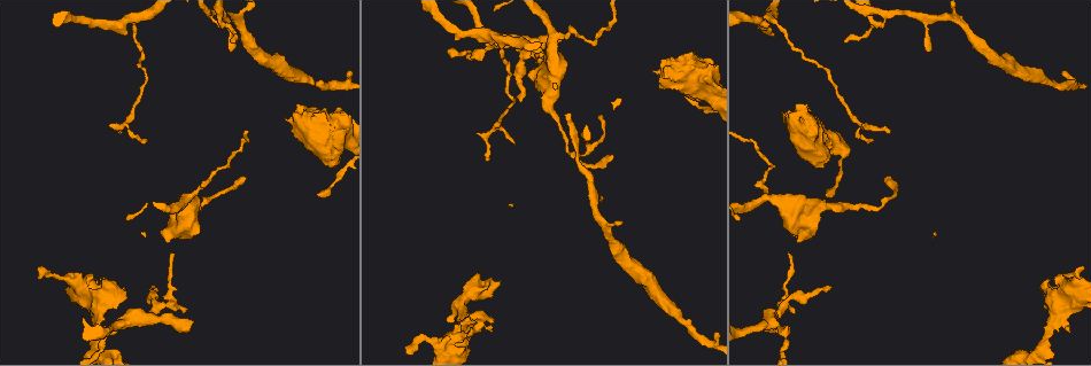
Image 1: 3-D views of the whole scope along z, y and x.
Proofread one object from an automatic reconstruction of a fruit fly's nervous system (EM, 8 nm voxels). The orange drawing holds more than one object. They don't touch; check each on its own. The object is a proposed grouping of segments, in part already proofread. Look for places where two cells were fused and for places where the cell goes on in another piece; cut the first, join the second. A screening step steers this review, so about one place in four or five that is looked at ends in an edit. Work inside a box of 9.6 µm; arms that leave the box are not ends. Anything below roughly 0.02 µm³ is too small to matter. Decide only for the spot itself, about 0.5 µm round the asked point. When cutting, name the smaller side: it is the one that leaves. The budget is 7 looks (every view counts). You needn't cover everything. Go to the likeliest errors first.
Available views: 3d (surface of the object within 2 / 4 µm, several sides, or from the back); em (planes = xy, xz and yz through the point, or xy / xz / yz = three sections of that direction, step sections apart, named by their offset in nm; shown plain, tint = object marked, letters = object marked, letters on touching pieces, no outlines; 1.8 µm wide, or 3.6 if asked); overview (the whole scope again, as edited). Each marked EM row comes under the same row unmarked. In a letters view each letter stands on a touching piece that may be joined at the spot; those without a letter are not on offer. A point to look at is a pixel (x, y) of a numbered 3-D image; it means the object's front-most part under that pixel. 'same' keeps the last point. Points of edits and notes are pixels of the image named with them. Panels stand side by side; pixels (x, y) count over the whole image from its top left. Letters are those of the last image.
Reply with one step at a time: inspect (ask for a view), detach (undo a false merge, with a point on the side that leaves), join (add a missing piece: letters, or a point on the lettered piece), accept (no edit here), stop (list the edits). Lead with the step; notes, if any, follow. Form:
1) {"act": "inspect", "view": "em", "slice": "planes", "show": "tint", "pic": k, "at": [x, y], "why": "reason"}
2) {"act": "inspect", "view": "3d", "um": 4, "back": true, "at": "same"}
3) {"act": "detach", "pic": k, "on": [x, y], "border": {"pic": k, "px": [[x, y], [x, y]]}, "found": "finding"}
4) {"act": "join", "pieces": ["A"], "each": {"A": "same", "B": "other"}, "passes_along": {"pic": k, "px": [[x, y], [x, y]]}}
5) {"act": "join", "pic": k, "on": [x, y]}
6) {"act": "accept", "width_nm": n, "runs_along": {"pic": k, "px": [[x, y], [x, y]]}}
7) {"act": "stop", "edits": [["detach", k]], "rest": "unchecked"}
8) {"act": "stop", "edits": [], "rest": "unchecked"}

{"act": "inspect", "view": "em", "slice": "planes", "show": "letters", "pic": 1, "at": [111, 293], "why": "sharp bend"}

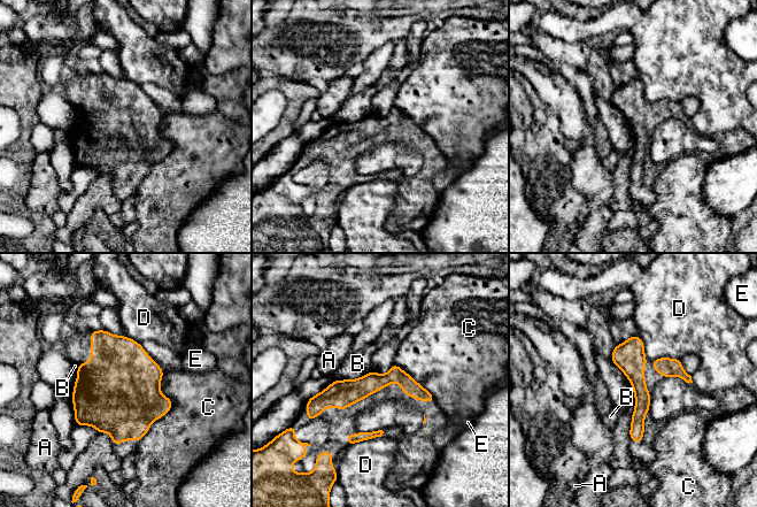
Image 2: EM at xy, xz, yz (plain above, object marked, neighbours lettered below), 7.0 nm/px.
{"act": "accept", "longest_contact_nm": ["C", 500], "each": {"A": "other", "B": "other", "C": "other", "D": "other", "E": "other"}, "runs_along": {"pic": 2, "px": [[430, 398], [388, 377], [316, 406]]}, "found": "all the same cell"}

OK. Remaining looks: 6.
{"act": "inspect", "view": "em", "slice": "planes", "show": "letters", "pic": 1, "at": [520, 98], "why": "thin end"}

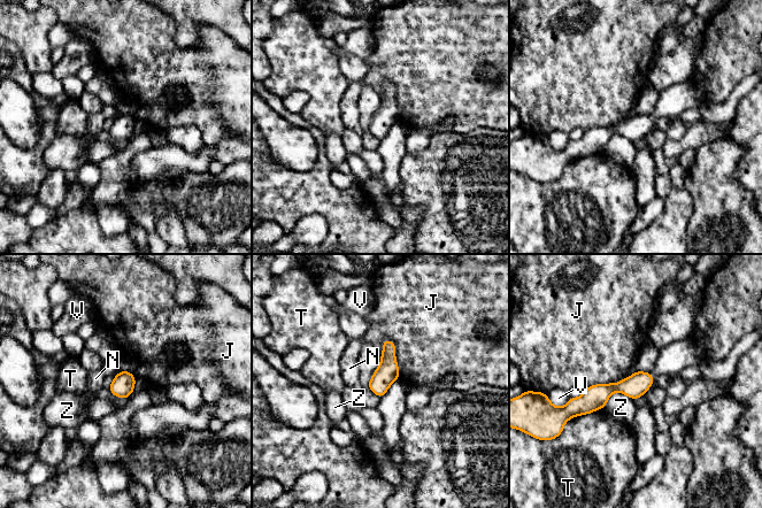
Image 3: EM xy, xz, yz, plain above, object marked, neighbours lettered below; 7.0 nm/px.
{"act": "accept", "longest_contact_nm": ["J", 300], "each": {"J": "other", "N": "other", "T": "other", "V": "other", "Z": "other"}, "runs_along": {"pic": 3, "px": [[649, 377], [574, 407]]}, "found": "no lettered piece goes on from it"}

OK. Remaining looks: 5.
{"act": "inspect", "view": "em", "slice": "xy", "step": 4, "show": "letters", "pic": 1, "at": [232, 41], "why": "tapers out"}

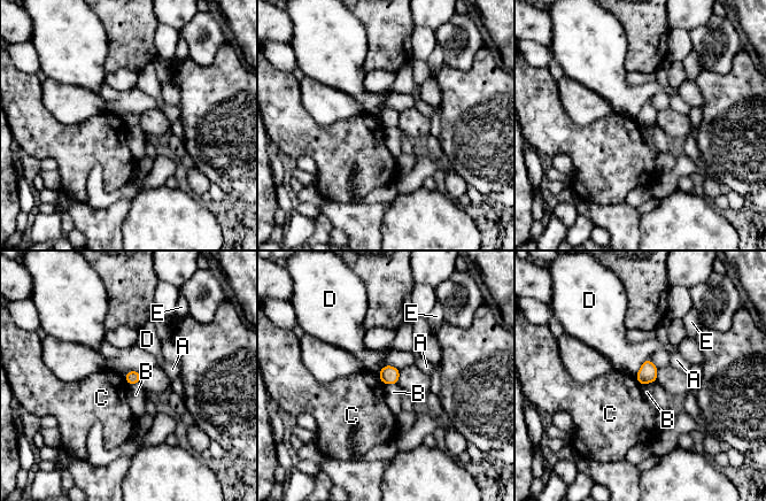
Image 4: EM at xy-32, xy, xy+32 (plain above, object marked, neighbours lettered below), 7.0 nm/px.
{"act": "inspect", "view": "em", "slice": "planes", "show": "letters", "at": "same", "why": "another direction"}

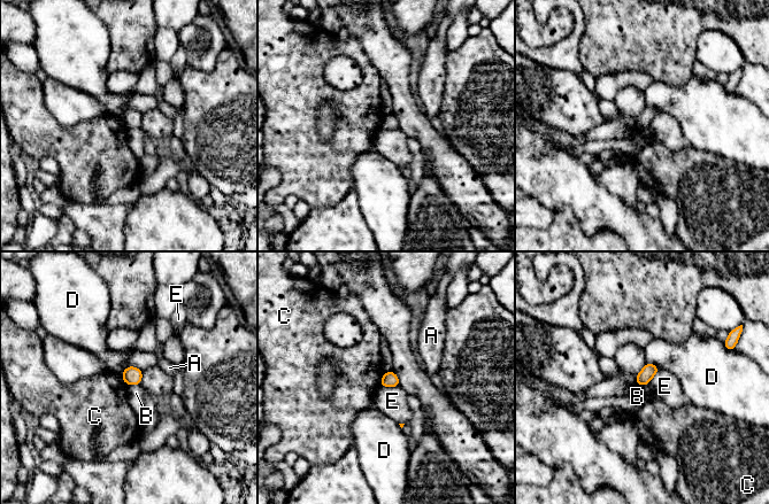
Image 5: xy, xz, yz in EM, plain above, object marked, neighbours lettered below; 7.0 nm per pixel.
{"act": "accept", "each": {"A": "other", "B": "other", "C": "other", "D": "other", "E": "other"}, "found": "none of them fits"}

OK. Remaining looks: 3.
{"act": "stop", "edits": [], "rest": "unchecked"}

